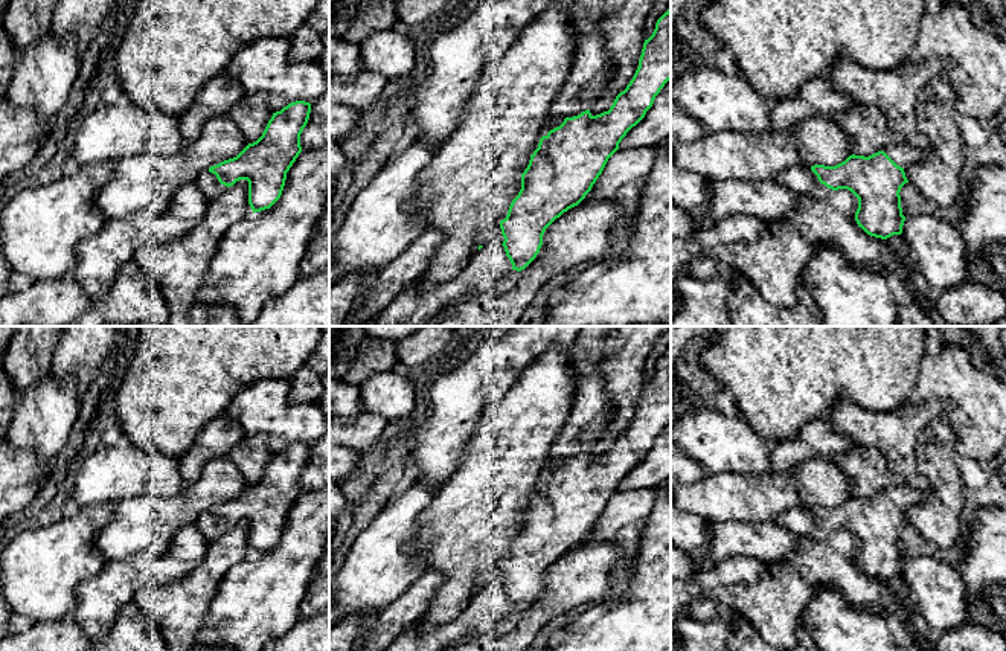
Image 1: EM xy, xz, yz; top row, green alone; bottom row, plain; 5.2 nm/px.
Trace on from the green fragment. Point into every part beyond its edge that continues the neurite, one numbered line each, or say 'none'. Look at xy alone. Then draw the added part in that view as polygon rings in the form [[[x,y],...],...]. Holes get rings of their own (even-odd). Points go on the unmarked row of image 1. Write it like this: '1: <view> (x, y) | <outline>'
1: xy (208, 525) | [[[209,511],[200,514],[195,521],[195,526],[209,543],[215,541],[218,537],[224,535],[229,531],[227,528],[221,526],[216,517],[212,515]]]

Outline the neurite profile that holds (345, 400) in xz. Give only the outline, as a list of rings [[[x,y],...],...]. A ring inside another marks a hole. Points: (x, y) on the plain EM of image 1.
[[[329,380],[329,418],[355,416],[363,410],[360,387],[344,380]]]

